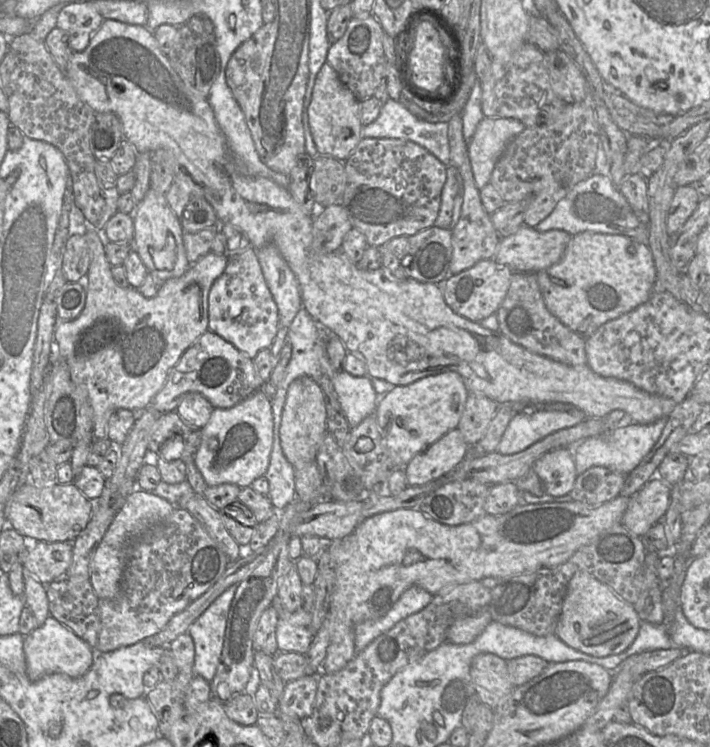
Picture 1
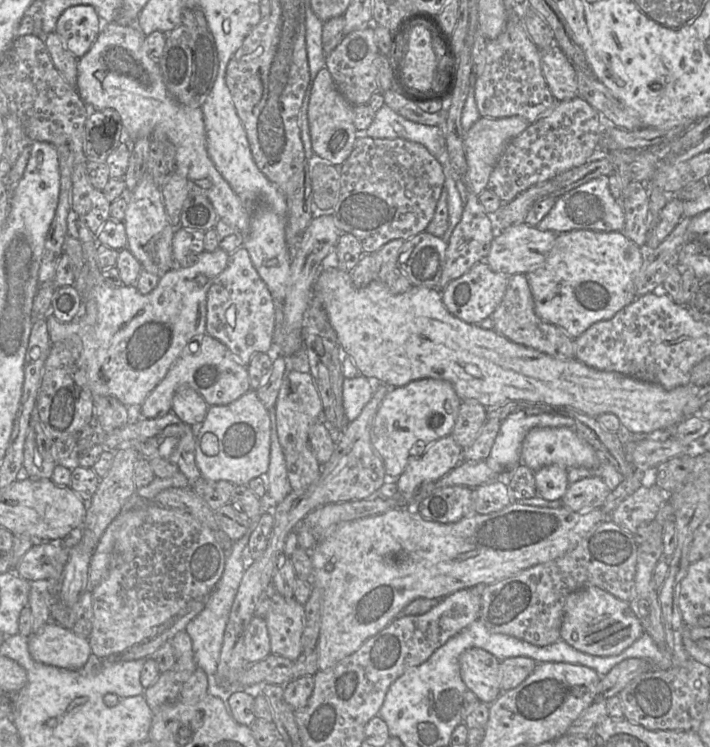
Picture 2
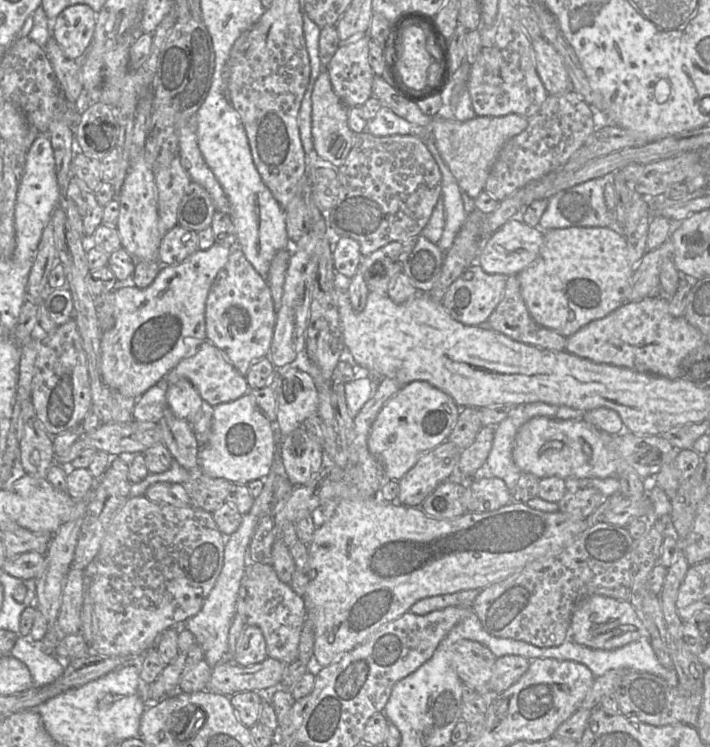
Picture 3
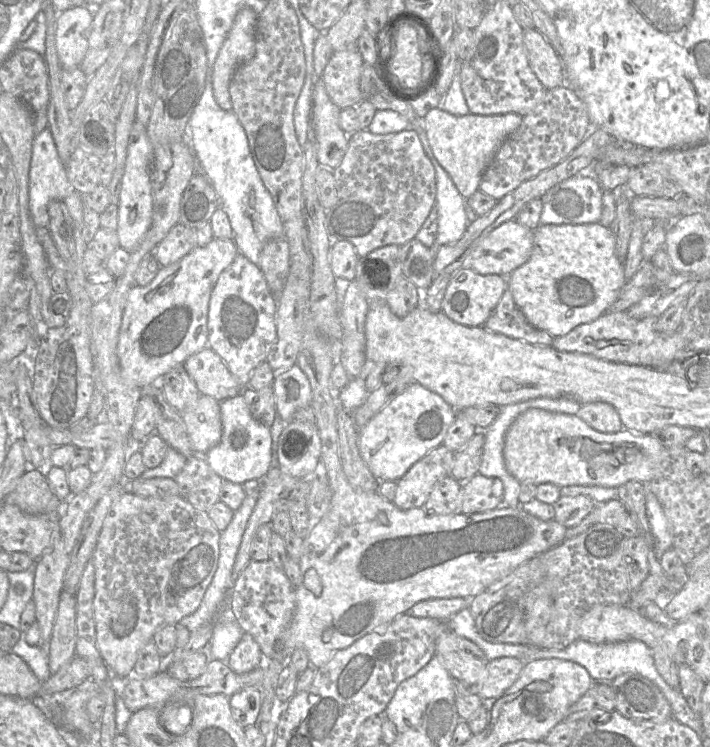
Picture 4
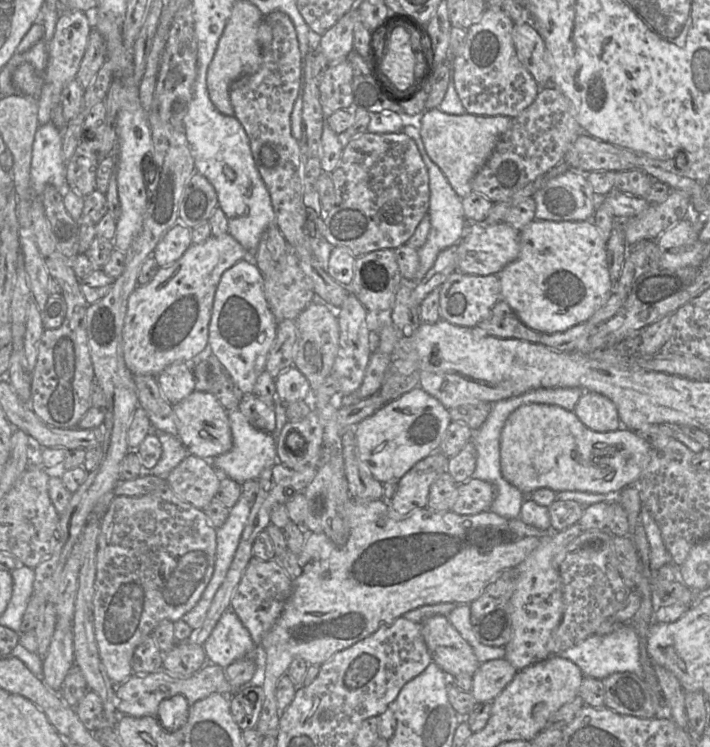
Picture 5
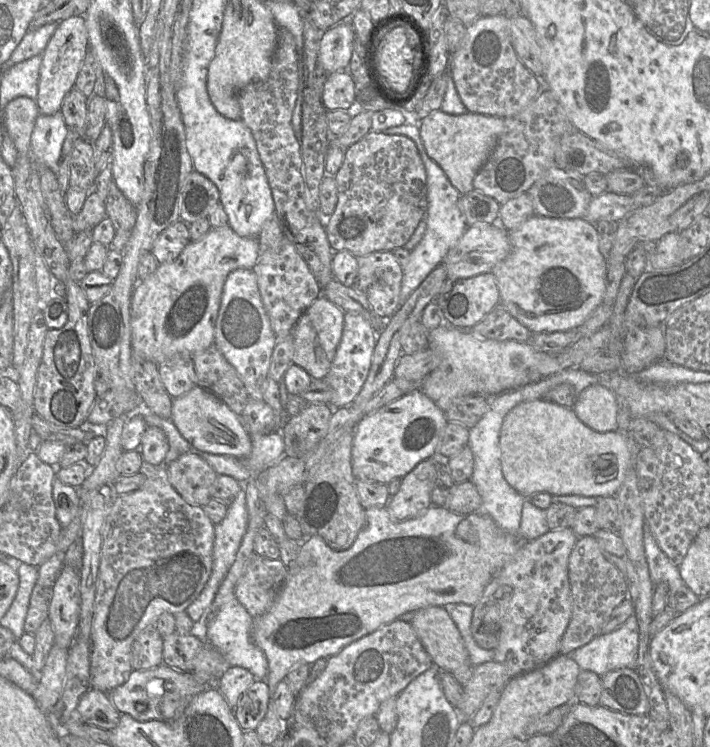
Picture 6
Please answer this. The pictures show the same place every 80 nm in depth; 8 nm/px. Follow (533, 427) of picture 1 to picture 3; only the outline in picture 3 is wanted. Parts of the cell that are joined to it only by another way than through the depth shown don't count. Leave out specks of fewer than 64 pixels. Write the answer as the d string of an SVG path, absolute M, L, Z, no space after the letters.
M543 402L528 403L515 407L504 420L495 426L492 447L486 459L486 462L480 468L479 476L489 476L502 479L505 482L507 488L512 493L521 474L521 470L514 463L512 456L515 437L520 427L531 418L537 416L555 418L560 420L575 420L580 419L581 414L581 411L568 406L550 405Z

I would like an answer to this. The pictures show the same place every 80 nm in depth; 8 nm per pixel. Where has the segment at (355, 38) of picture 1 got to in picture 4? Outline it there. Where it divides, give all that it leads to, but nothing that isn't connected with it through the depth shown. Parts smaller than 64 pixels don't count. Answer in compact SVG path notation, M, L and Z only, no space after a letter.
M357 48L335 51L322 78L331 101L340 109L354 107L362 101L360 78L364 60Z

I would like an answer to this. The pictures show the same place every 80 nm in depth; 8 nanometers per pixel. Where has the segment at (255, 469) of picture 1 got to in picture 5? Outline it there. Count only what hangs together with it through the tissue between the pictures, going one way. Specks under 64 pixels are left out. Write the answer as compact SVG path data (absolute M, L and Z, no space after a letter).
M238 408L228 411L228 419L233 441L232 447L228 452L214 457L212 465L224 476L239 484L251 479L258 480L265 469L277 462L276 440L271 433L262 432L253 427Z

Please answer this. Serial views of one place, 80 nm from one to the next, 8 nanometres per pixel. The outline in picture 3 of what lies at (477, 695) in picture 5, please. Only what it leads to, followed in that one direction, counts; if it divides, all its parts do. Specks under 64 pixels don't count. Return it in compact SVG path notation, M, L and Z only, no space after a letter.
M505 655L496 659L489 682L491 694L500 694L515 684L528 670L530 660L520 655Z

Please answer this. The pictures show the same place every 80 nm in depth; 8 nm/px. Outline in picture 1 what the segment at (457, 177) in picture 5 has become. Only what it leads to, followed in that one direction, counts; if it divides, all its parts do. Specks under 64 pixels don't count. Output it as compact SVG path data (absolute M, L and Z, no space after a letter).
M484 117L467 144L475 184L479 190L490 183L496 163L508 144L526 126L514 118Z

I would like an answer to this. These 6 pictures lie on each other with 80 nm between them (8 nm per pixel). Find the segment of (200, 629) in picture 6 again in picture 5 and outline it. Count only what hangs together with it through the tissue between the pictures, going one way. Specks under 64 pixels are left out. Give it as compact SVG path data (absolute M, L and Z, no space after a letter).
M229 608L220 617L203 647L207 662L225 669L231 663L253 653L256 645L239 617Z

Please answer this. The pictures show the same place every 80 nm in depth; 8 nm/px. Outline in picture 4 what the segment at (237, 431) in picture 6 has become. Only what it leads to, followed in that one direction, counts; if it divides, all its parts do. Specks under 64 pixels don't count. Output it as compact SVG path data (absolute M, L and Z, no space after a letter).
M201 394L181 416L196 455L205 456L219 444L222 436L219 401Z

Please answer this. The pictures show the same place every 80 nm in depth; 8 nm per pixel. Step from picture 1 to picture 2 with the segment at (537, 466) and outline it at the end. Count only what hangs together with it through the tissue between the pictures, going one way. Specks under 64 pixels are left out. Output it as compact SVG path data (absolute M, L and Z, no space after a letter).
M552 464L535 471L535 482L539 496L546 500L561 499L569 487L568 469Z

